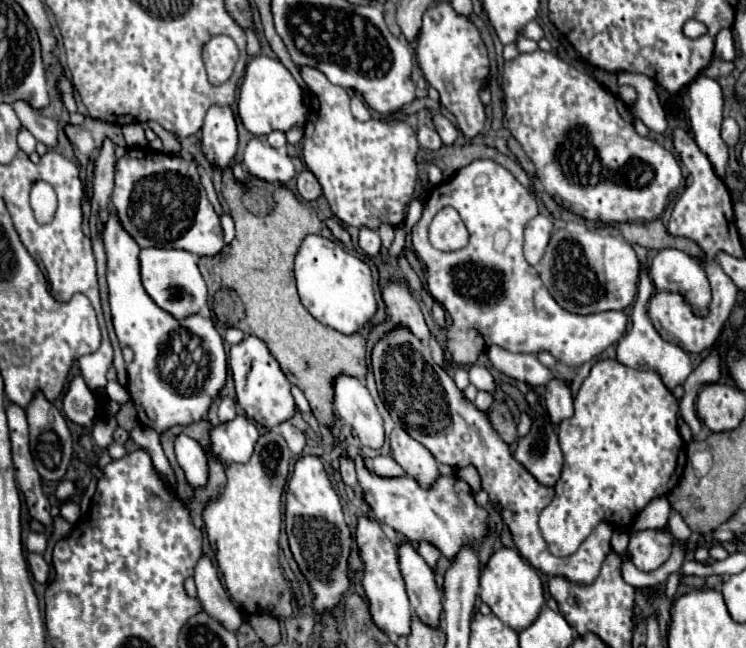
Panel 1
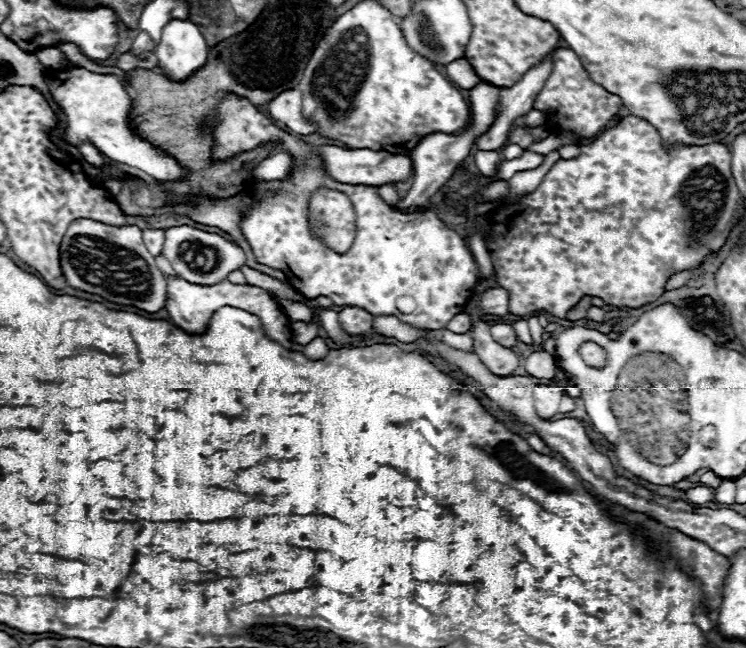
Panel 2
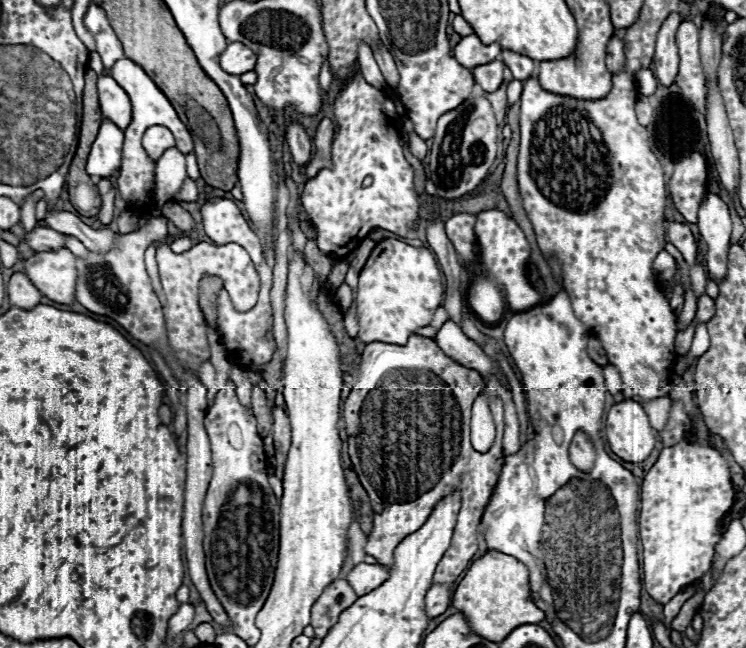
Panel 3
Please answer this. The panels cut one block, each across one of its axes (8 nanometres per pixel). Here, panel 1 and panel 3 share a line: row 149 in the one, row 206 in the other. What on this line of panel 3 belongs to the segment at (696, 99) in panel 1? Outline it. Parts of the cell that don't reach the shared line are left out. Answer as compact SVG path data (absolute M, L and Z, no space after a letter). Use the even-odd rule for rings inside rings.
M706 194L698 210L698 230L708 244L708 272L710 280L720 284L726 278L726 256L730 248L730 212L728 206L716 196Z

